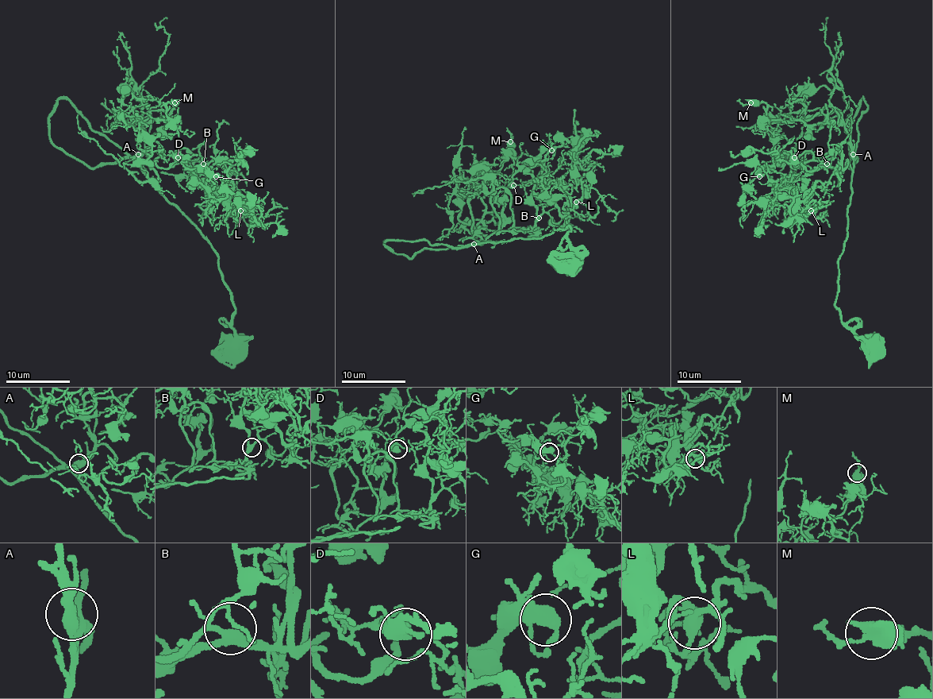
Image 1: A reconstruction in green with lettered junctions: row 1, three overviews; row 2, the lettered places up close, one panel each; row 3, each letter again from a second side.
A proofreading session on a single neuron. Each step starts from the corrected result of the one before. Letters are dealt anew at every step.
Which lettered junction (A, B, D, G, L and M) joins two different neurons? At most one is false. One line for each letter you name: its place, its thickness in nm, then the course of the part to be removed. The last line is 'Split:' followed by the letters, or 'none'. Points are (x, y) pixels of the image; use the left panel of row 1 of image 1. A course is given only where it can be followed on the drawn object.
Split: none

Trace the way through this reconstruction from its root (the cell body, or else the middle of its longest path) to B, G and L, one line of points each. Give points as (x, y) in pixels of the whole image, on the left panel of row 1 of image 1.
B: (234, 345), (234, 306), (214, 249), (139, 156), (156, 140), (161, 168), (203, 164)
G: (234, 345), (234, 306), (214, 249), (139, 156), (156, 140), (161, 168), (179, 154), (186, 167), (216, 176)
L: (234, 345), (234, 306), (214, 249), (150, 179), (139, 156), (156, 140), (161, 168), (187, 164), (240, 210)

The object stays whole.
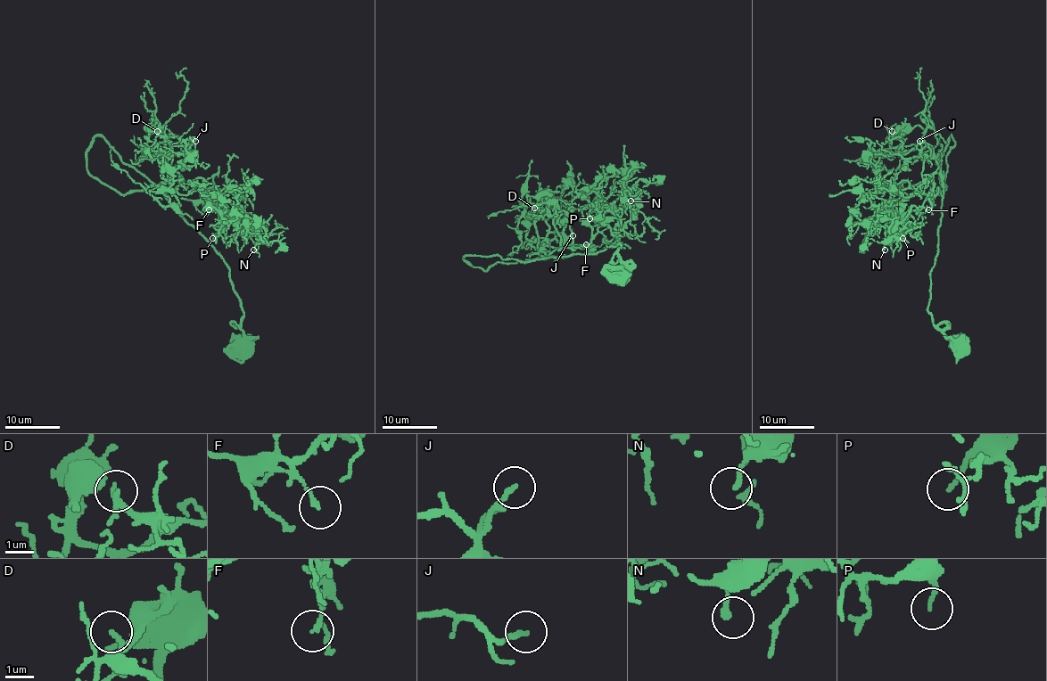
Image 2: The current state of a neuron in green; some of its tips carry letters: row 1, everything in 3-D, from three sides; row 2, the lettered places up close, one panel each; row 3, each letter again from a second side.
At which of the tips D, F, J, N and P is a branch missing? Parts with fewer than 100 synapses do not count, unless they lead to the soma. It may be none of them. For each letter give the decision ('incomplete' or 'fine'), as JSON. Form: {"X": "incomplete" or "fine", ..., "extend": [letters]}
{"D": "incomplete", "F": "fine", "J": "fine", "N": "fine", "P": "fine", "extend": ["D"]}

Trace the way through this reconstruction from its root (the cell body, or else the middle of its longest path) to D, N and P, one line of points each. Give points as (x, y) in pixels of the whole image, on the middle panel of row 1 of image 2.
D: (620, 274), (618, 243), (595, 252), (539, 258), (548, 256), (531, 217), (537, 218), (542, 210), (534, 208)
N: (620, 274), (618, 243), (539, 258), (560, 246), (558, 212), (573, 207), (584, 218), (628, 220), (630, 201)
P: (620, 274), (618, 243), (539, 258), (560, 246), (558, 212), (598, 217), (598, 200), (589, 218)

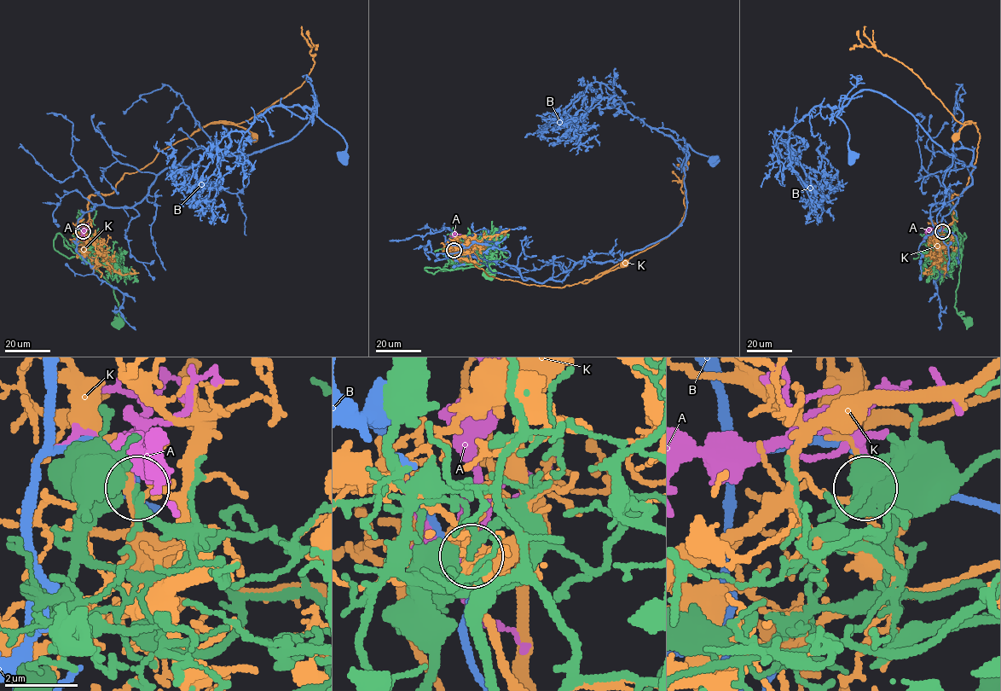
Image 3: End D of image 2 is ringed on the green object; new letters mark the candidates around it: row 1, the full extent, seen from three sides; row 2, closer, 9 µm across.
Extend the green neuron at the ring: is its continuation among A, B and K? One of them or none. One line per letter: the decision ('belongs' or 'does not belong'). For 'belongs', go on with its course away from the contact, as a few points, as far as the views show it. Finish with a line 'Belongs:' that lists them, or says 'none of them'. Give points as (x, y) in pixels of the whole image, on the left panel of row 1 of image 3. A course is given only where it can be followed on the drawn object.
A: belongs; it runs (82, 230), (83, 240)
B: does not belong
K: does not belong
Belongs: A

